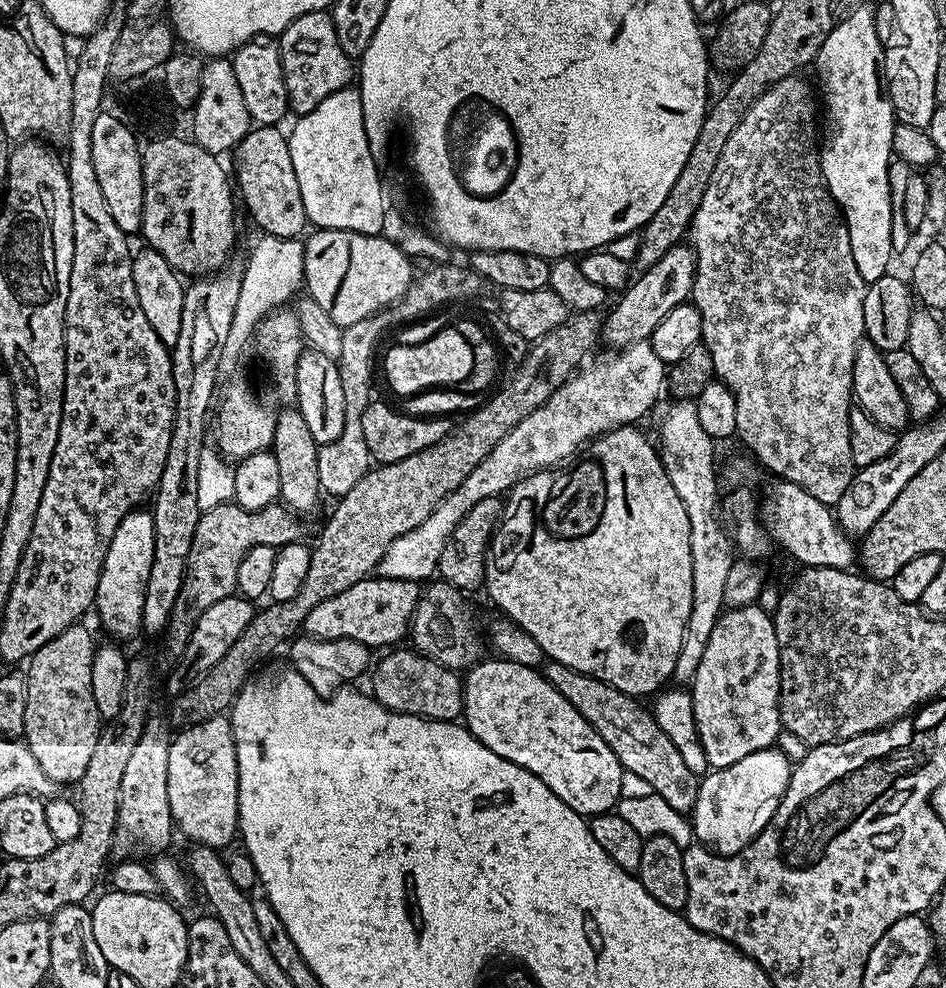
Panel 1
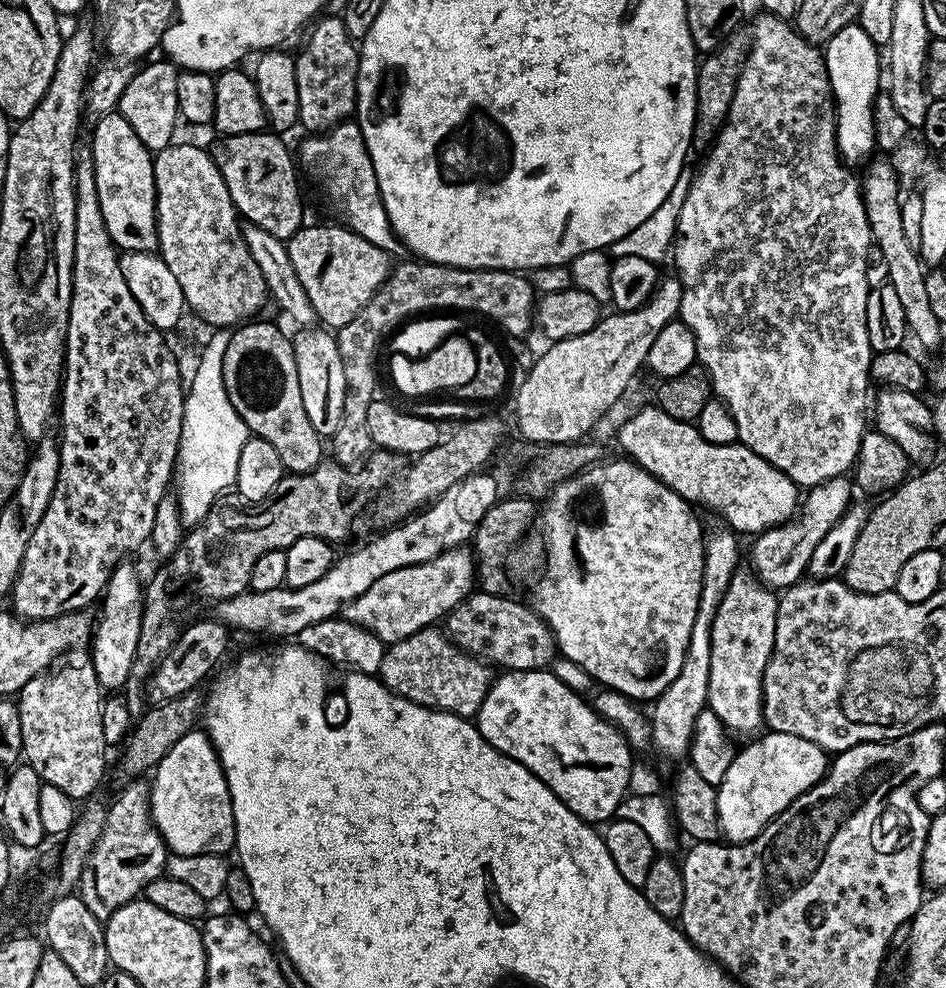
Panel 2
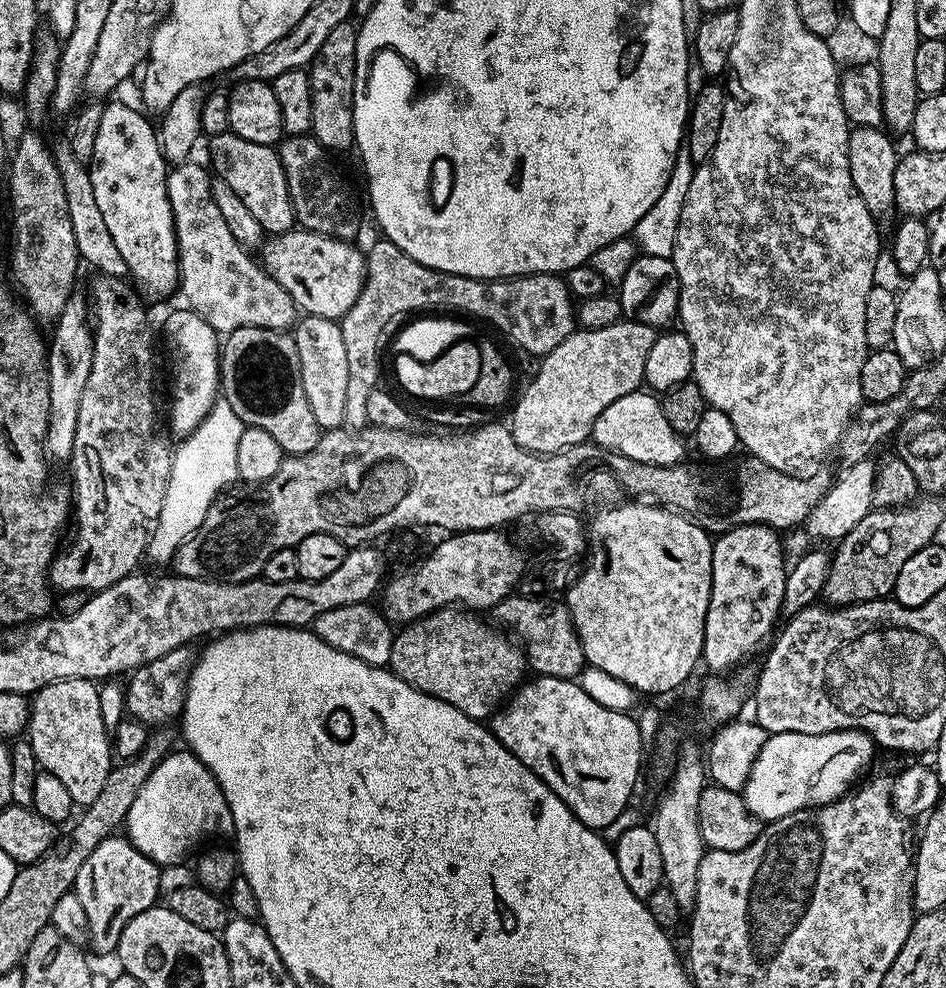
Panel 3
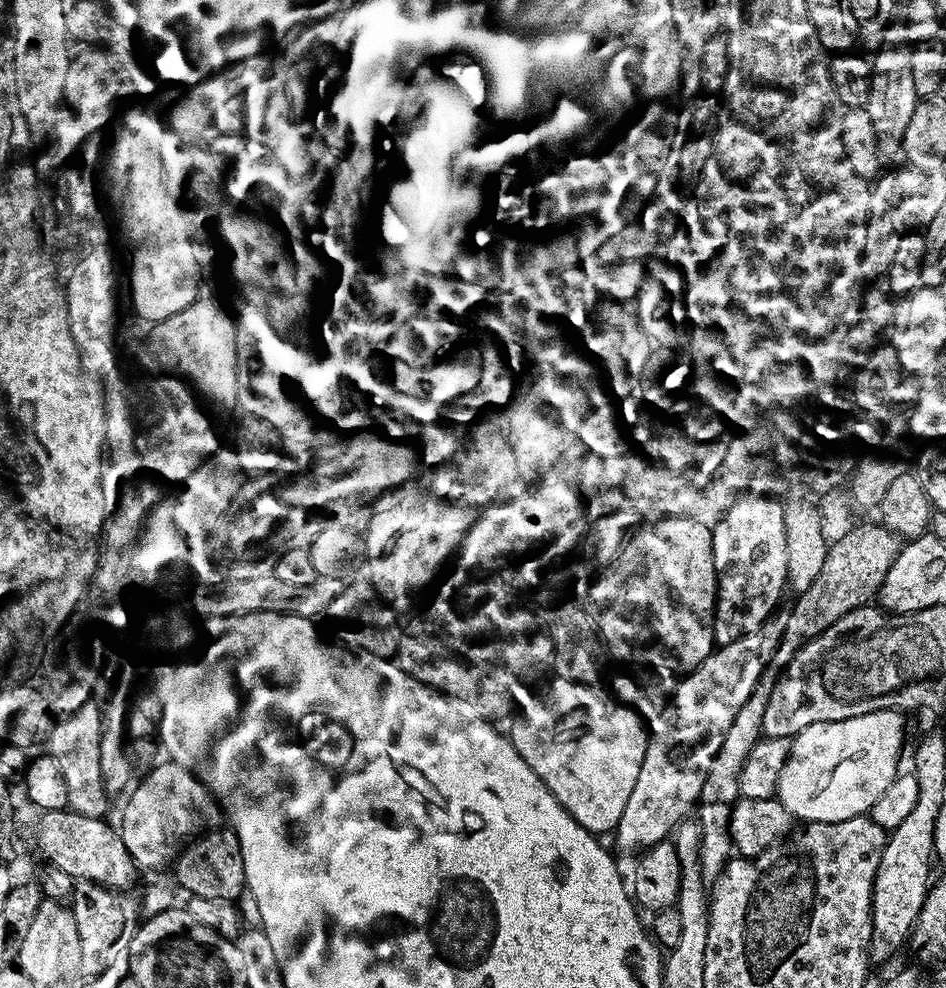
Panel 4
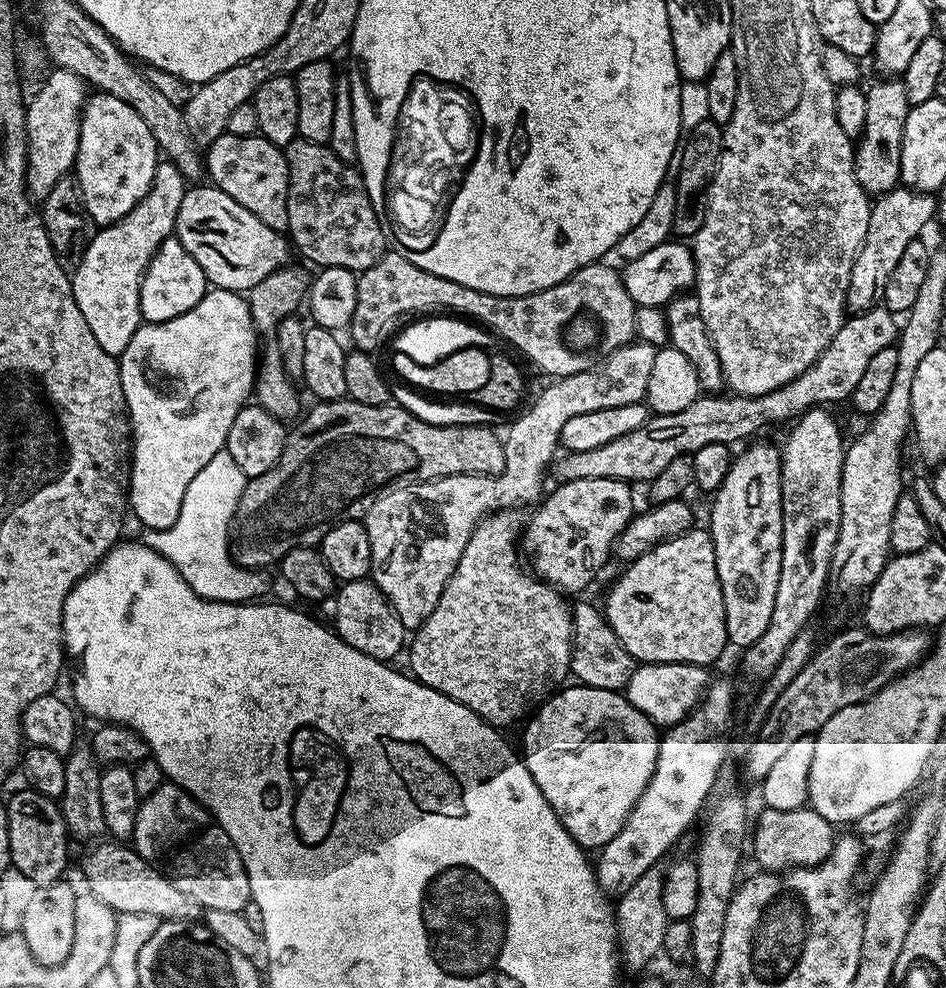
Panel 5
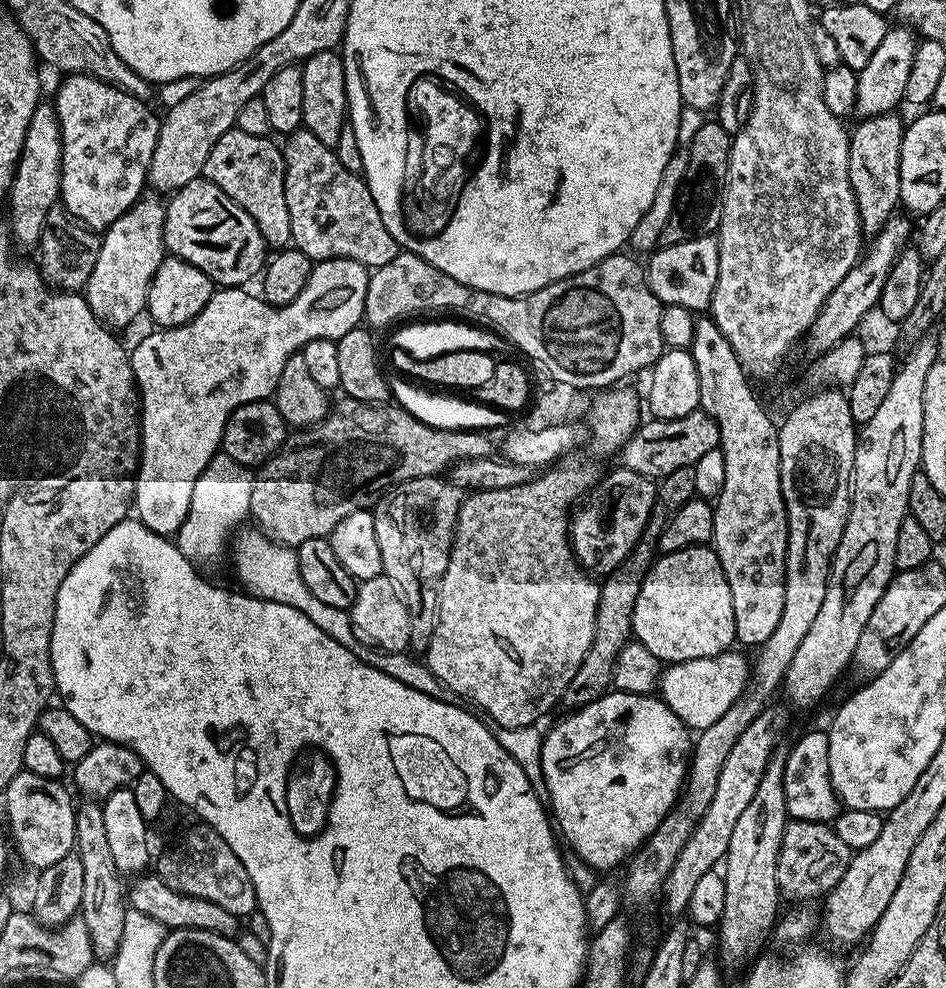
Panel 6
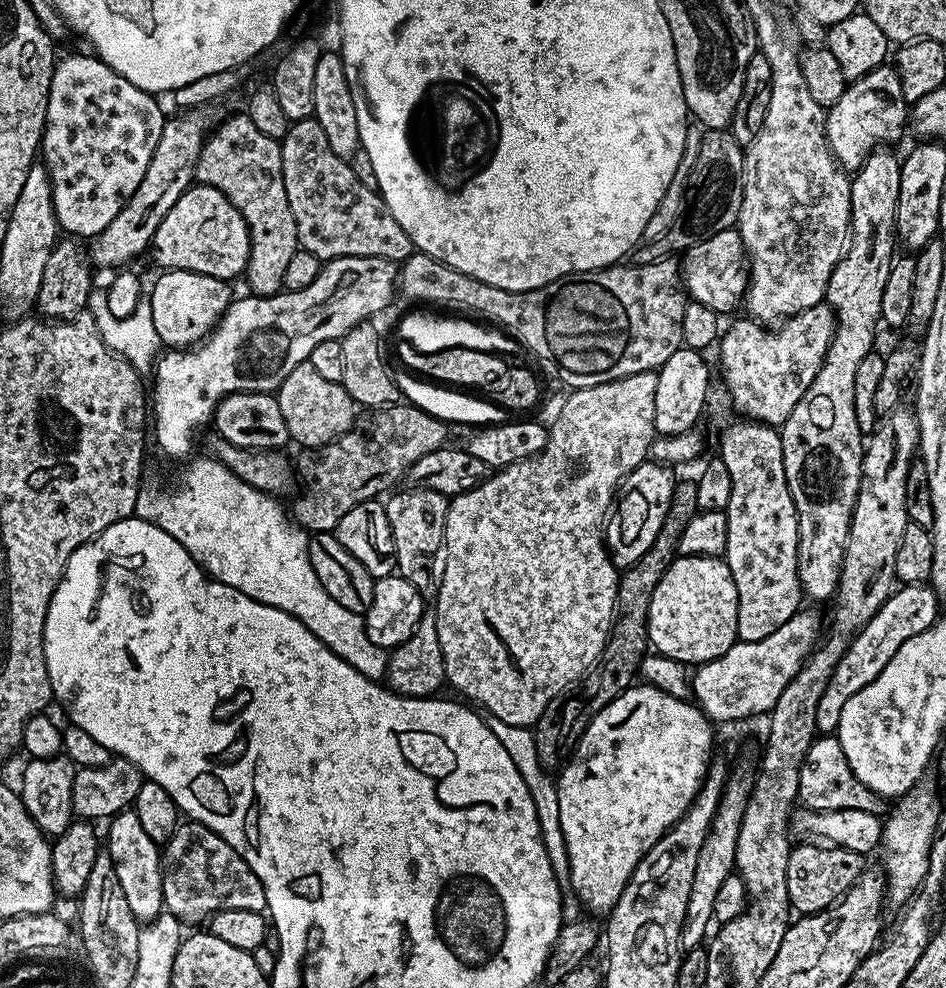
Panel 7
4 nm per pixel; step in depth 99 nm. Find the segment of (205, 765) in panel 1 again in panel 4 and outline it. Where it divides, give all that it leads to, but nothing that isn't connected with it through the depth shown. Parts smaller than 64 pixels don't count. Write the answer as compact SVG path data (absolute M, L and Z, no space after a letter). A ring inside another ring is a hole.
M161 762L131 789L132 797L118 823L126 850L141 868L164 868L173 863L193 841L221 827L226 817L210 789L192 772L171 762Z

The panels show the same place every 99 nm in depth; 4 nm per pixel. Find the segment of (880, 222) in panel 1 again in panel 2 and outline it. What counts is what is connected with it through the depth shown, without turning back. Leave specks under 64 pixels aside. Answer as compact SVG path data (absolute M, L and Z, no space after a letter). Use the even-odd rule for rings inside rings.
M853 22L838 34L834 34L823 45L824 65L828 81L832 87L832 99L836 106L836 145L840 150L840 159L845 165L853 166L861 160L867 161L876 148L876 135L872 118L872 107L880 85L881 49L862 30L859 23Z

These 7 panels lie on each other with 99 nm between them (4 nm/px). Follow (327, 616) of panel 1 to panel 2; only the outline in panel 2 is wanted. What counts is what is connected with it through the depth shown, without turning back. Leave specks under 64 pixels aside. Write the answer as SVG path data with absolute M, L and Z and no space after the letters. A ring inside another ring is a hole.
M464 546L451 548L430 558L430 562L422 562L418 566L402 566L402 570L390 570L390 574L378 578L378 582L374 582L370 590L365 590L362 594L358 594L358 598L350 601L344 607L342 616L343 619L370 630L370 634L374 634L386 646L396 644L402 638L410 638L410 634L418 630L433 627L439 616L440 619L447 617L448 613L454 610L454 606L458 606L467 596L472 595L475 584L476 561L473 553Z

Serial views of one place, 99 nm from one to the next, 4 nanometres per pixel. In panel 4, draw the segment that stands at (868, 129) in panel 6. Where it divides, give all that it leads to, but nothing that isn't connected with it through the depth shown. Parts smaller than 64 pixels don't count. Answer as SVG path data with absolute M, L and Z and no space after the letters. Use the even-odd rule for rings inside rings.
M884 48L877 56L871 57L872 77L870 78L870 98L867 110L874 125L874 135L878 138L878 154L888 166L896 166L904 160L906 129L914 115L918 97L914 90L914 78L910 67L912 48Z

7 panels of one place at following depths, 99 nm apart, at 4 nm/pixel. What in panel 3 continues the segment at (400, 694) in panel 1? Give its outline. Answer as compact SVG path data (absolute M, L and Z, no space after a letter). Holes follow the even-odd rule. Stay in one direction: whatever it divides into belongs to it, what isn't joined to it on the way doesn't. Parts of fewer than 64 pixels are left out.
M455 607L440 608L421 620L413 620L411 624L403 625L392 637L388 664L398 678L412 684L420 692L462 710L462 714L472 720L484 722L505 703L506 698L513 695L514 689L525 679L526 657L515 643L512 645L503 636L503 631L497 630L491 623L483 624L472 616L475 615Z

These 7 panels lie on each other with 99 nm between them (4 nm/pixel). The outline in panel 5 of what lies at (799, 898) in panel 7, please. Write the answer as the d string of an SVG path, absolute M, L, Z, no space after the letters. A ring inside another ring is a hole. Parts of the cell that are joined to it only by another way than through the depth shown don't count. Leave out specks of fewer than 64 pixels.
M811 806L794 810L774 810L765 807L760 817L755 817L750 848L756 855L759 867L766 872L783 872L790 868L813 868L828 857L838 835L837 829Z

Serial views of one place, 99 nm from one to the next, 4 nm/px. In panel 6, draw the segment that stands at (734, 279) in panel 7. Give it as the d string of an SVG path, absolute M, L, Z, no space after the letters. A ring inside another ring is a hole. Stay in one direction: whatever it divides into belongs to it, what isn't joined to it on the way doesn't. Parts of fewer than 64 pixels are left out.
M715 235L675 243L670 247L659 247L646 264L648 285L664 305L680 305L691 312L707 311L712 304L717 286L719 239Z

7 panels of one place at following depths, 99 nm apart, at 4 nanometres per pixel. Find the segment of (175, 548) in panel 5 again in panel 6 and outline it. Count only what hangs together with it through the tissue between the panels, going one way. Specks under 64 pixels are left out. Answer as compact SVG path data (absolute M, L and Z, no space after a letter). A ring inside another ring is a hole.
M217 454L206 466L194 486L194 494L190 502L188 517L174 537L174 543L187 560L212 560L224 552L227 532L239 522L243 516L249 515L250 494L254 472L247 464L239 464L229 456Z

